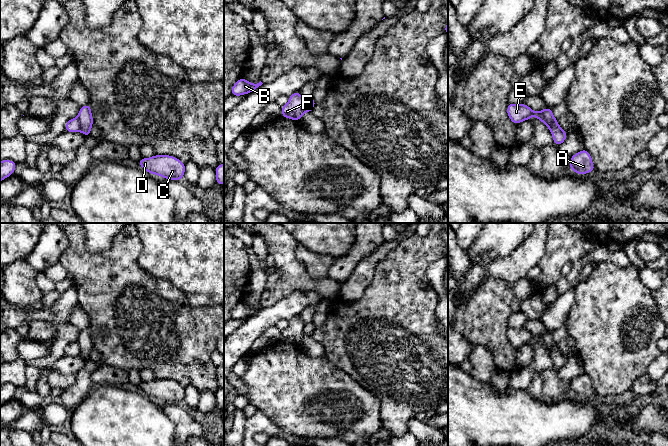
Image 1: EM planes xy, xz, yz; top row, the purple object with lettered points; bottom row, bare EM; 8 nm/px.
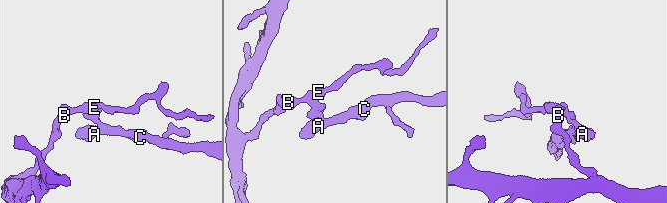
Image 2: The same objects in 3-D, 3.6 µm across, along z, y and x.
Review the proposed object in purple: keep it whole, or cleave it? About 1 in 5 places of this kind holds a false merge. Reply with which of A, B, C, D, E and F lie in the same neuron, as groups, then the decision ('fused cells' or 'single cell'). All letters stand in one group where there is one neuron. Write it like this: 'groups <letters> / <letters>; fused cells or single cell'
groups A C D / B E F; fused cells

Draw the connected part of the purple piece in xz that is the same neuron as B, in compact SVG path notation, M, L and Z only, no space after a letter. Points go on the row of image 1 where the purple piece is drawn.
M241 77L231 88L231 95L233 96L241 96L244 94L251 93L255 91L259 86L261 86L263 83L260 81L257 84L253 84L247 80L245 80L243 77Z

